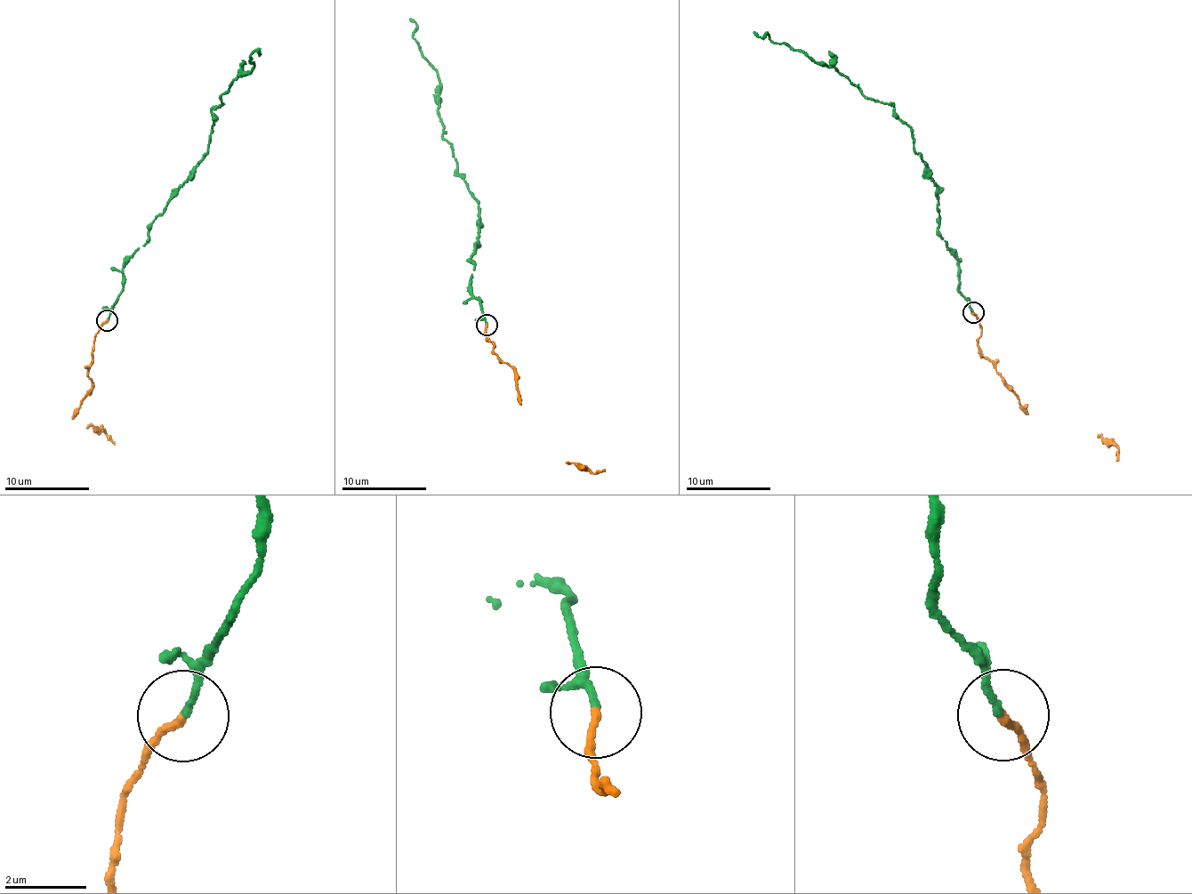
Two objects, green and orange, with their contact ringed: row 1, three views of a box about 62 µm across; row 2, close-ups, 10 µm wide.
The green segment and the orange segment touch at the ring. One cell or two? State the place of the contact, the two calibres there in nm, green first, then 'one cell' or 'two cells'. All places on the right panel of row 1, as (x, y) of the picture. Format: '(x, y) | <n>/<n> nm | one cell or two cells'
(973, 312) | 150/180 nm | one cell

